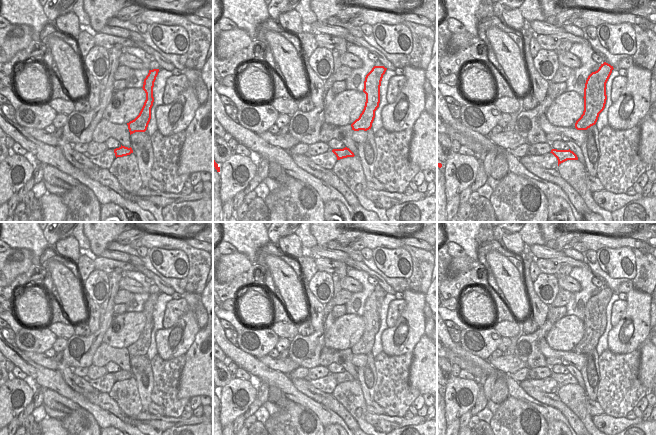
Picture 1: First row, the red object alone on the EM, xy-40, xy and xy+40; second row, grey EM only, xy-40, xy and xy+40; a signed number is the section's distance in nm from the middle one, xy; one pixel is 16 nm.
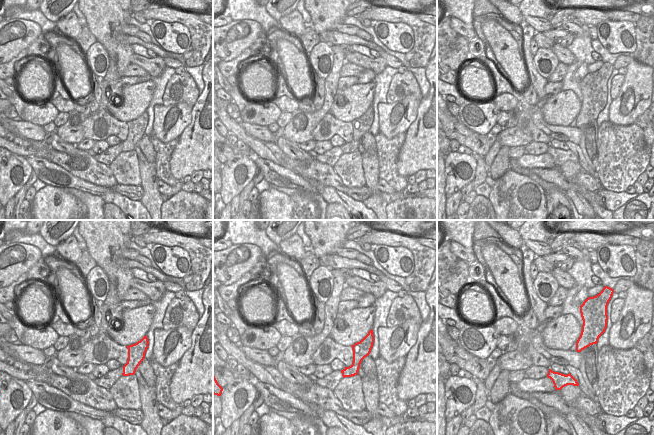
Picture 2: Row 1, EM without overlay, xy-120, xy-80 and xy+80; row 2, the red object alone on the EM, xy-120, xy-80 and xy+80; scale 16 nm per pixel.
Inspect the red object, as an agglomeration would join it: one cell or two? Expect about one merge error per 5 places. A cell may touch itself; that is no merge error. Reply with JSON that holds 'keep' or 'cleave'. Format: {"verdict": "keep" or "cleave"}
{"verdict": "keep"}

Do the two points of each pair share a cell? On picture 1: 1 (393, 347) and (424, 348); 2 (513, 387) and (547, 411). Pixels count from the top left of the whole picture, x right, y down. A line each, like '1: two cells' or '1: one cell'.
1: two cells
2: one cell

